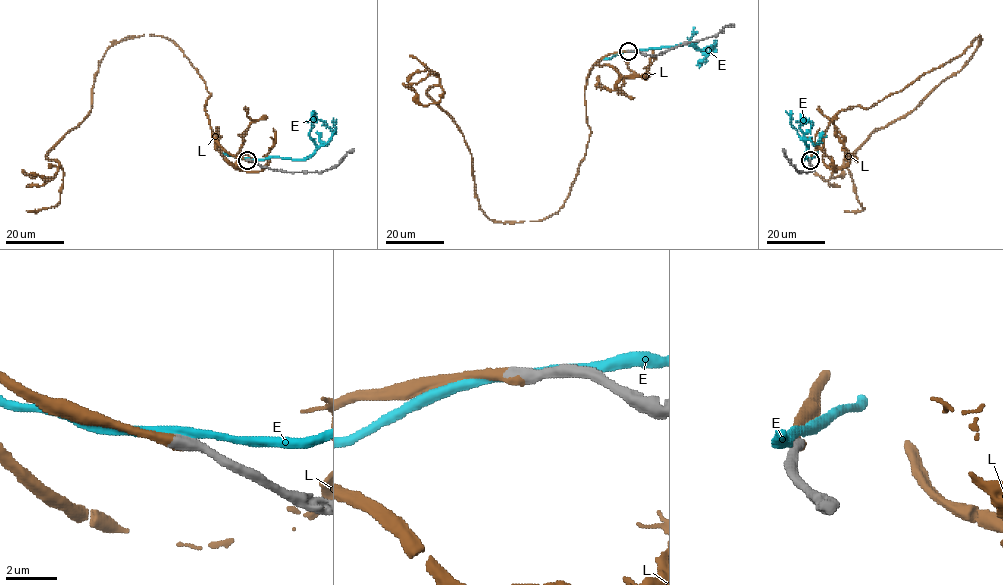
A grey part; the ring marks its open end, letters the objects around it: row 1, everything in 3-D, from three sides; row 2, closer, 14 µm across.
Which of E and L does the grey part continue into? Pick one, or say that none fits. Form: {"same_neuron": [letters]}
{"same_neuron": ["L"]}

